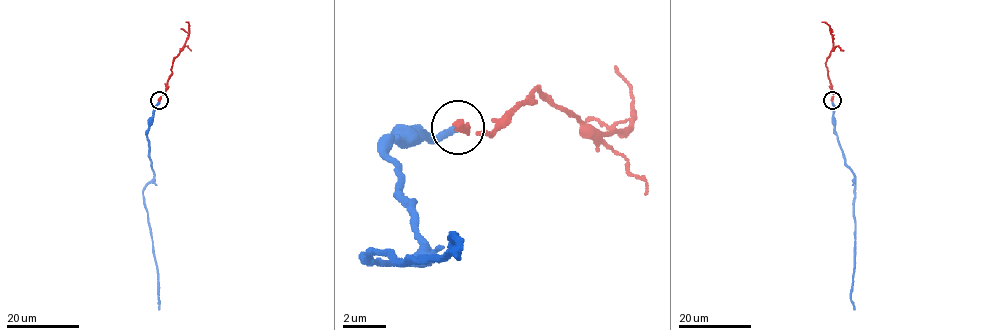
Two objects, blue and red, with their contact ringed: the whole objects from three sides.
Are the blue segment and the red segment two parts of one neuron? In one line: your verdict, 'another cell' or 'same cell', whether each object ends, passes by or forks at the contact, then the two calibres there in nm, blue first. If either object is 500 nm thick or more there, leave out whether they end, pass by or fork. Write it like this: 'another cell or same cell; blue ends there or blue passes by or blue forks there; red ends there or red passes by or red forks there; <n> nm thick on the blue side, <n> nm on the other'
another cell; blue ends there; red ends there; 280 nm thick on the blue side, 440 nm on the other

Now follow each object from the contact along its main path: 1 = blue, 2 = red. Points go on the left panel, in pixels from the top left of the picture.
1: (159, 100), (147, 134), (154, 178), (143, 191), (155, 262), (158, 309)
2: (159, 100), (172, 72), (172, 62), (187, 37), (189, 24), (185, 21)

